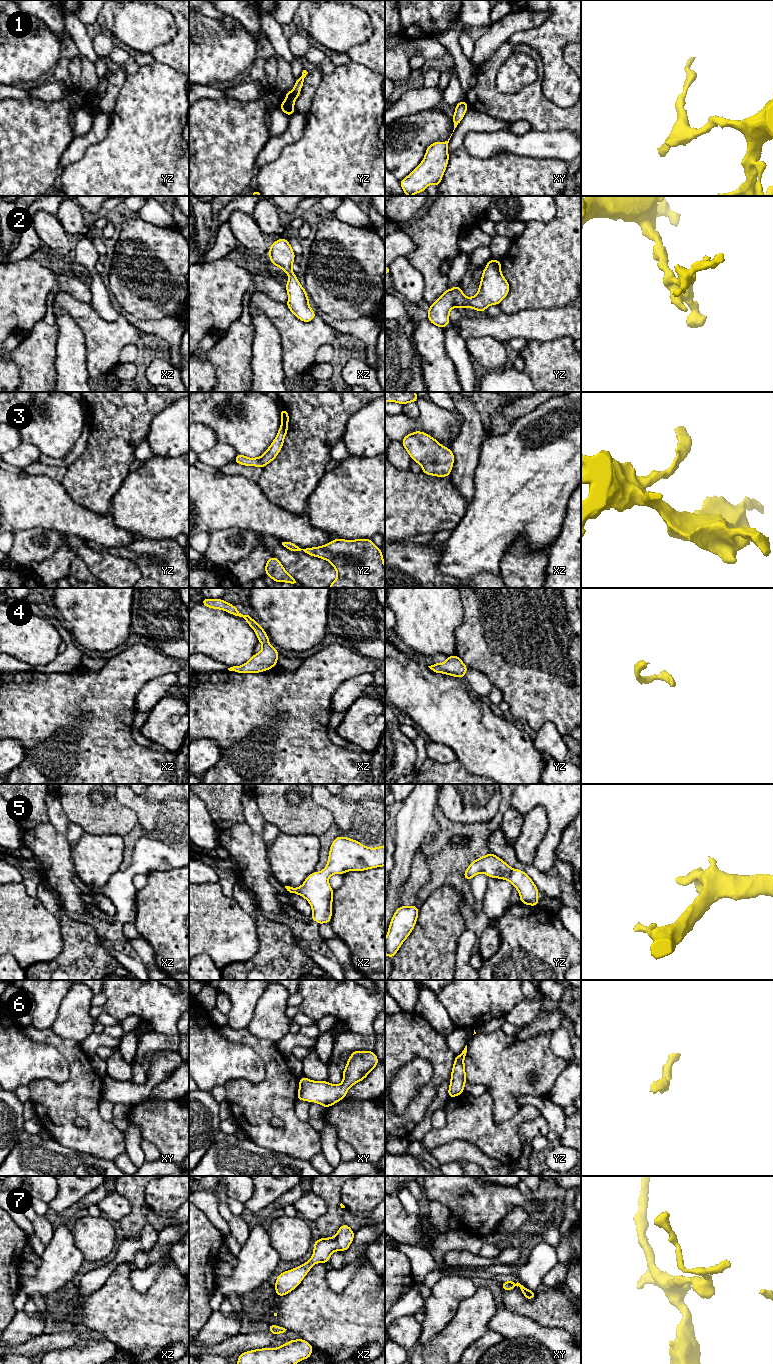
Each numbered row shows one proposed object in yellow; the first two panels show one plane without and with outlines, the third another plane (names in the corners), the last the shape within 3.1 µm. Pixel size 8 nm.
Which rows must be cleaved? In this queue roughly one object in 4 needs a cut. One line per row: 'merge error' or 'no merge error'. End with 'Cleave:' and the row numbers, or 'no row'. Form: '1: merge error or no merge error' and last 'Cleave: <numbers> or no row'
1: no merge error
2: no merge error
3: no merge error
4: no merge error
5: no merge error
6: no merge error
7: no merge error
Cleave: no row

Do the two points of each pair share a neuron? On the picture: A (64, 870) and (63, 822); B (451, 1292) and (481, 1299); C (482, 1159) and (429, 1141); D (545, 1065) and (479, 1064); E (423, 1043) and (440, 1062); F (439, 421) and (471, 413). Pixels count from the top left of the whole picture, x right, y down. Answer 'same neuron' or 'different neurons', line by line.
A: different neurons
B: different neurons
C: different neurons
D: same neuron
E: same neuron
F: different neurons

